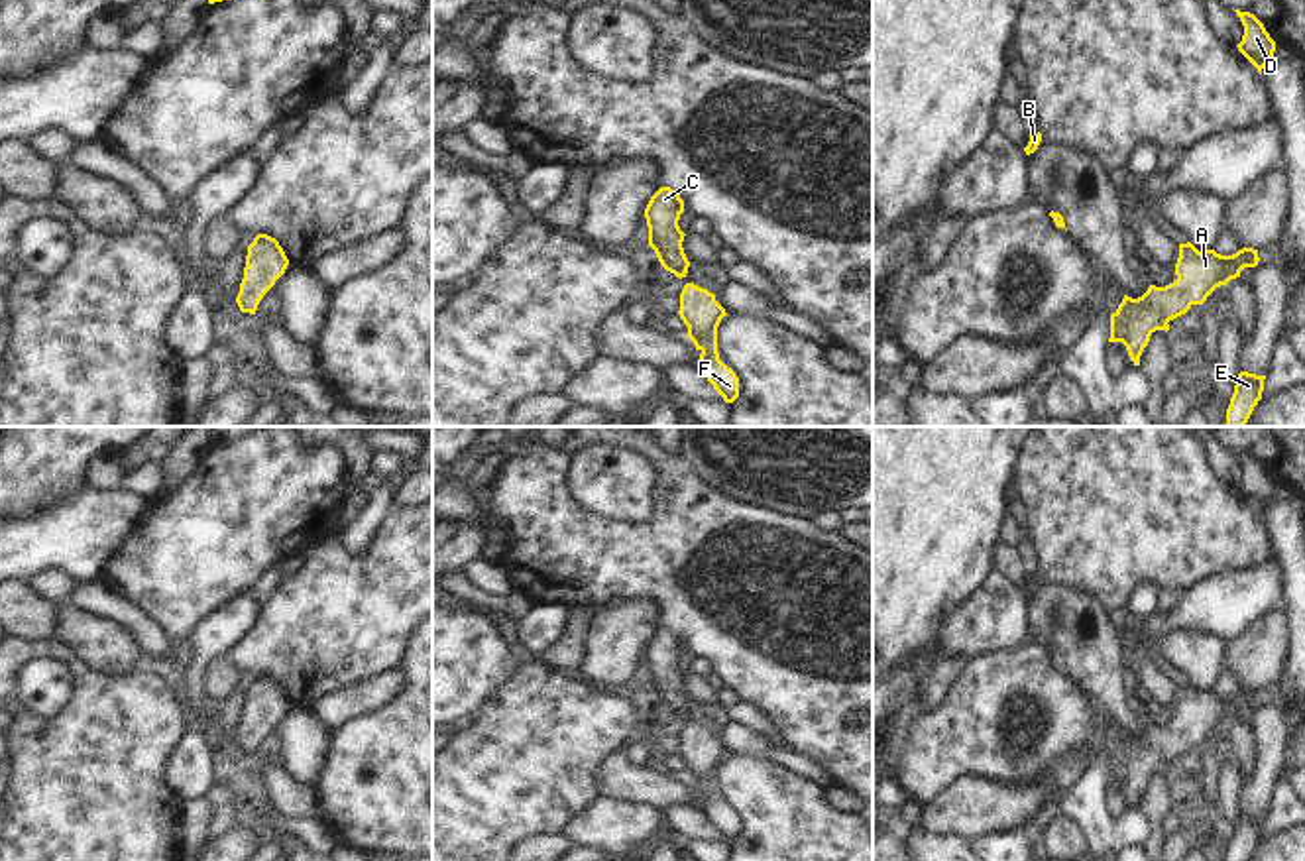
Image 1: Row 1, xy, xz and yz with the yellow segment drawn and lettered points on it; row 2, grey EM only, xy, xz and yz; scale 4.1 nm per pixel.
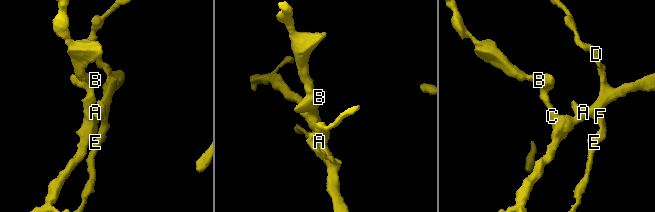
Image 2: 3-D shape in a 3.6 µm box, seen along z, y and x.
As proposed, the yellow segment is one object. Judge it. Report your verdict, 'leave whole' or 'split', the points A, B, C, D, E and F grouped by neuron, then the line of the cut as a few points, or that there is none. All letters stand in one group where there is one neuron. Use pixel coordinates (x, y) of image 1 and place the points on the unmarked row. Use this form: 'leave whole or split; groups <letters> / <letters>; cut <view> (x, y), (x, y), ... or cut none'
leave whole; groups A B C D E F; cut none

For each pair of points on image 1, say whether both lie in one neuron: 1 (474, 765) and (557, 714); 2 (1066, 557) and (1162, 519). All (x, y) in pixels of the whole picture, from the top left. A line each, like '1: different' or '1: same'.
1: same
2: same

